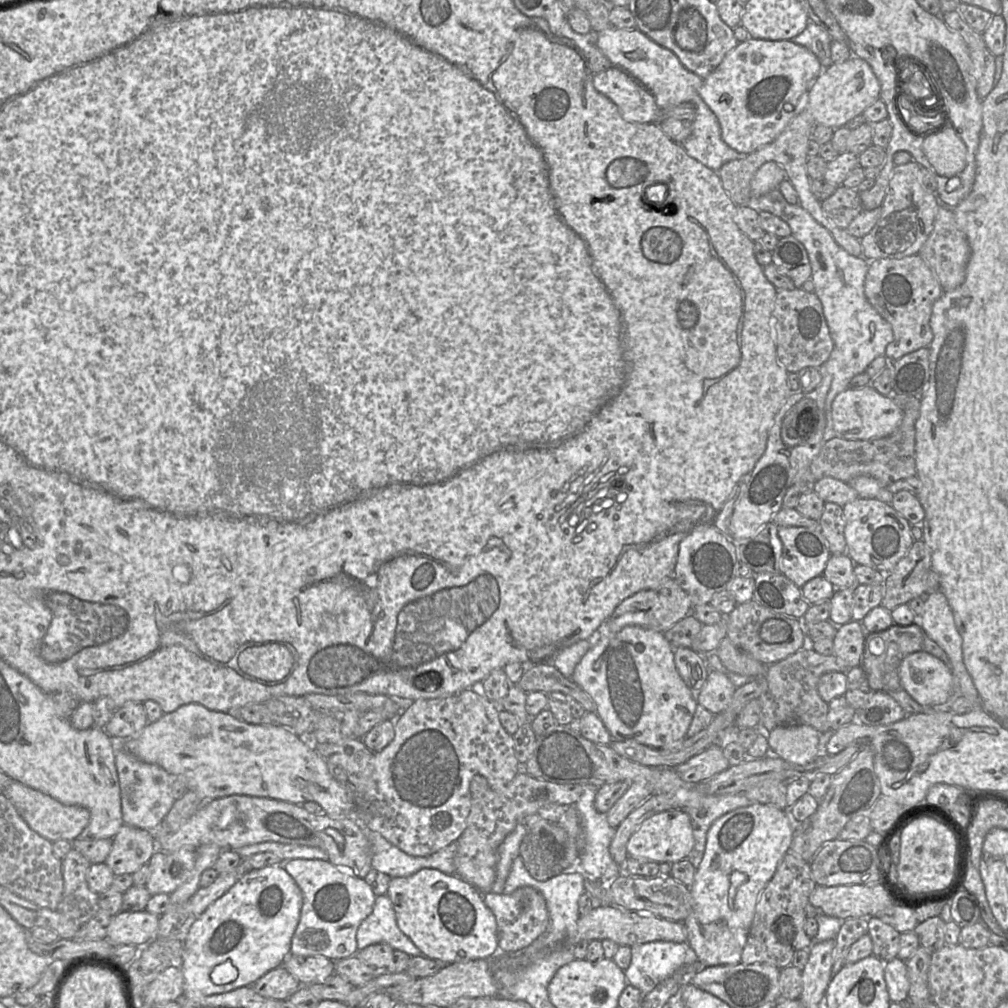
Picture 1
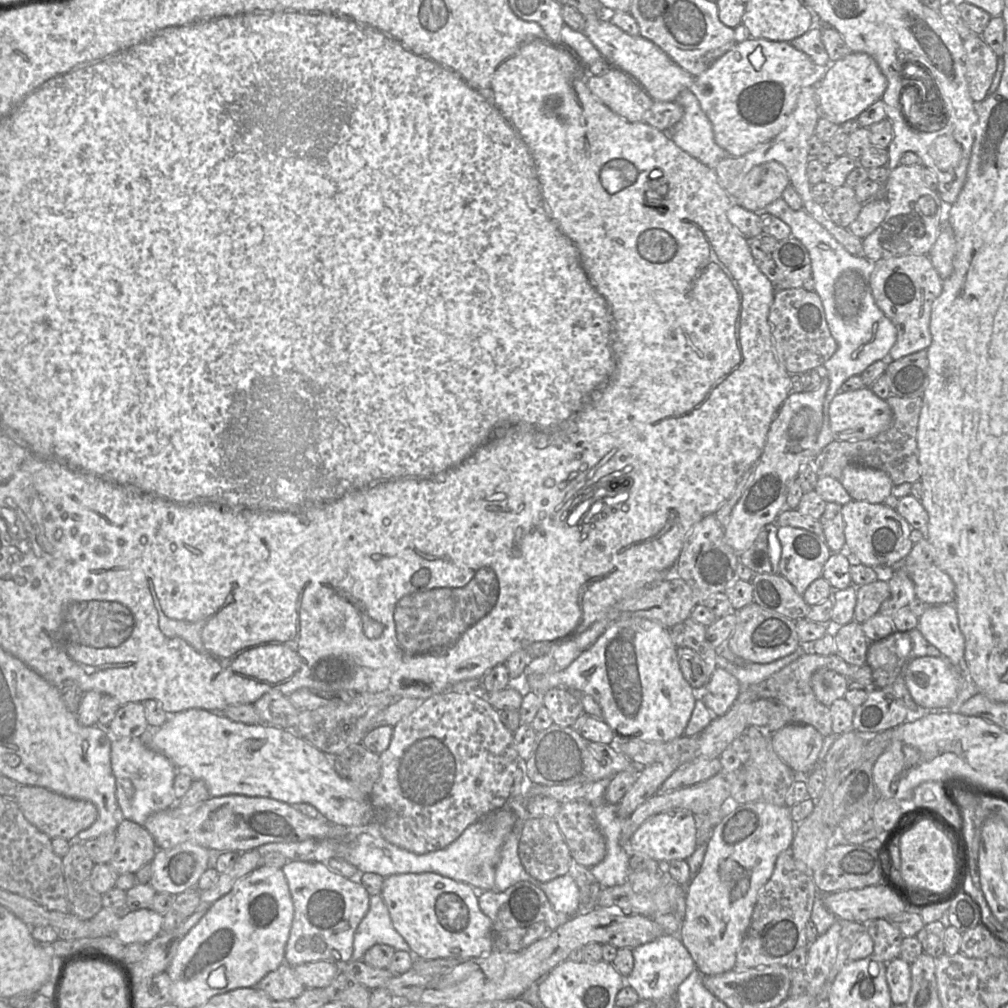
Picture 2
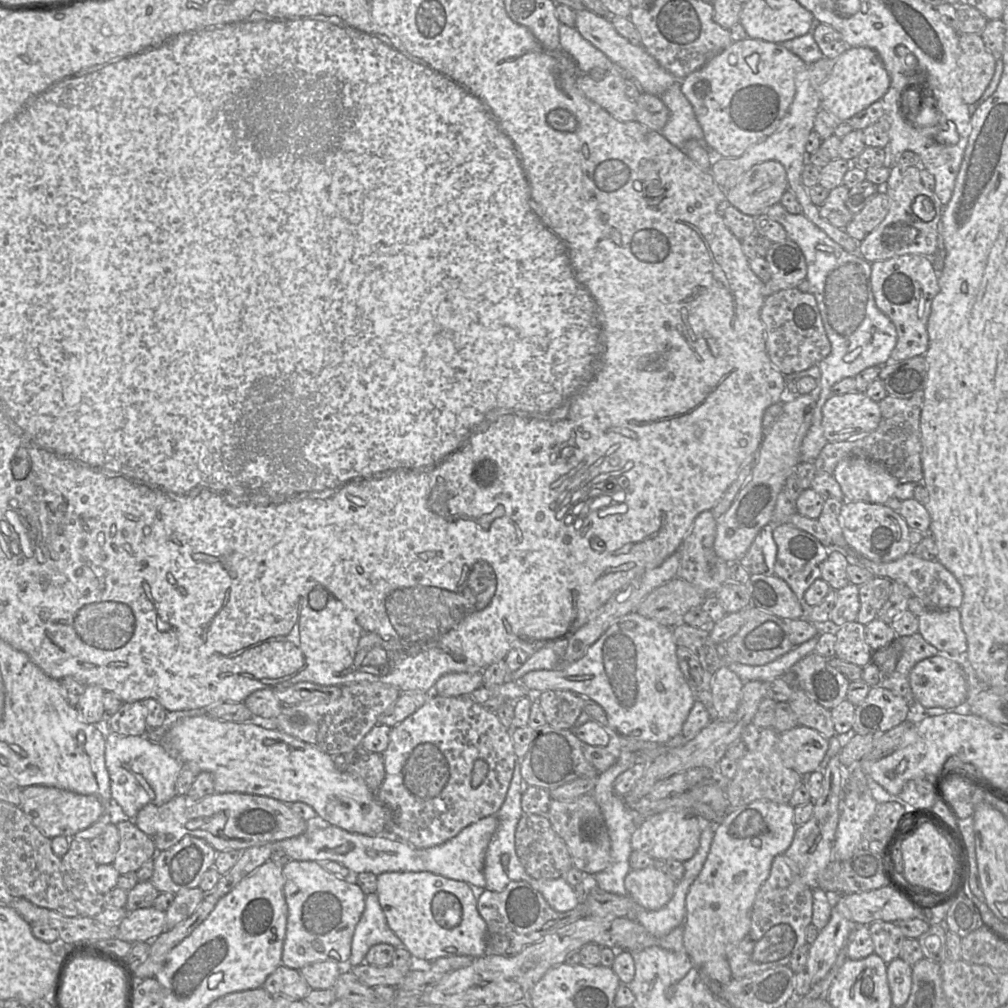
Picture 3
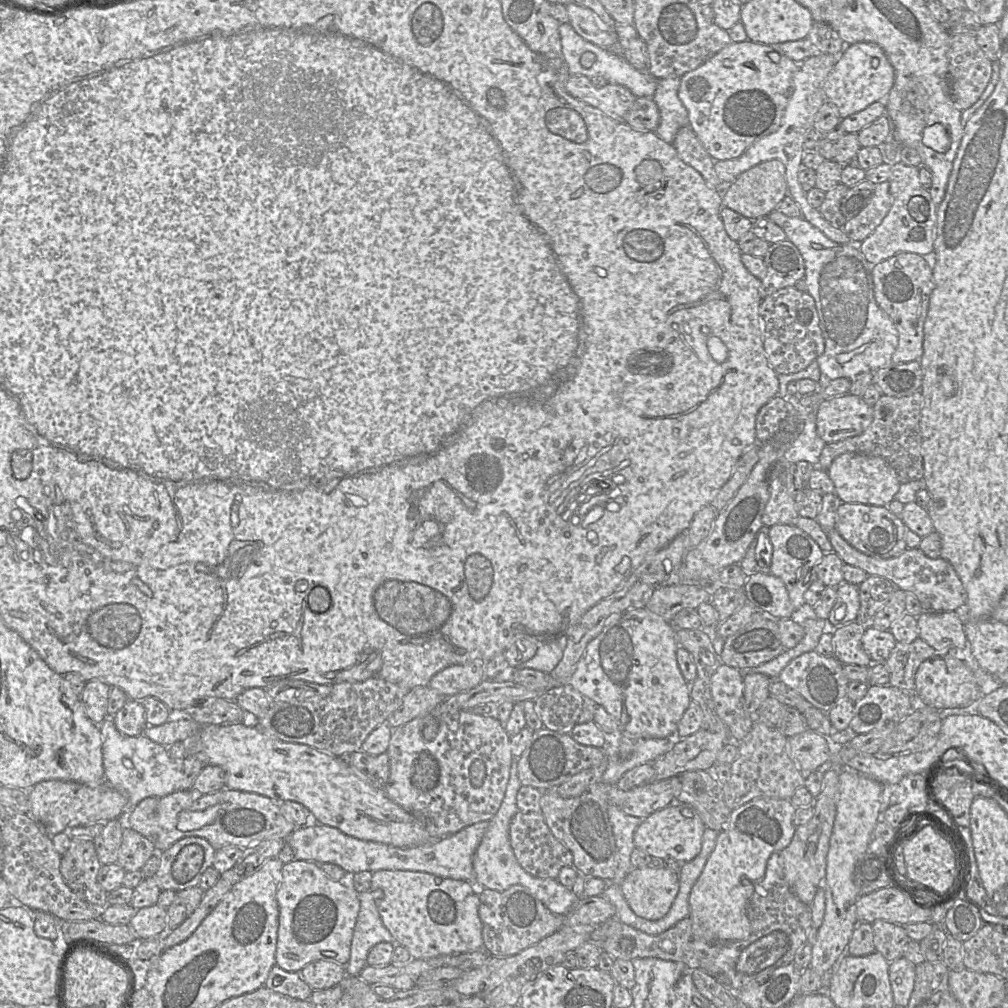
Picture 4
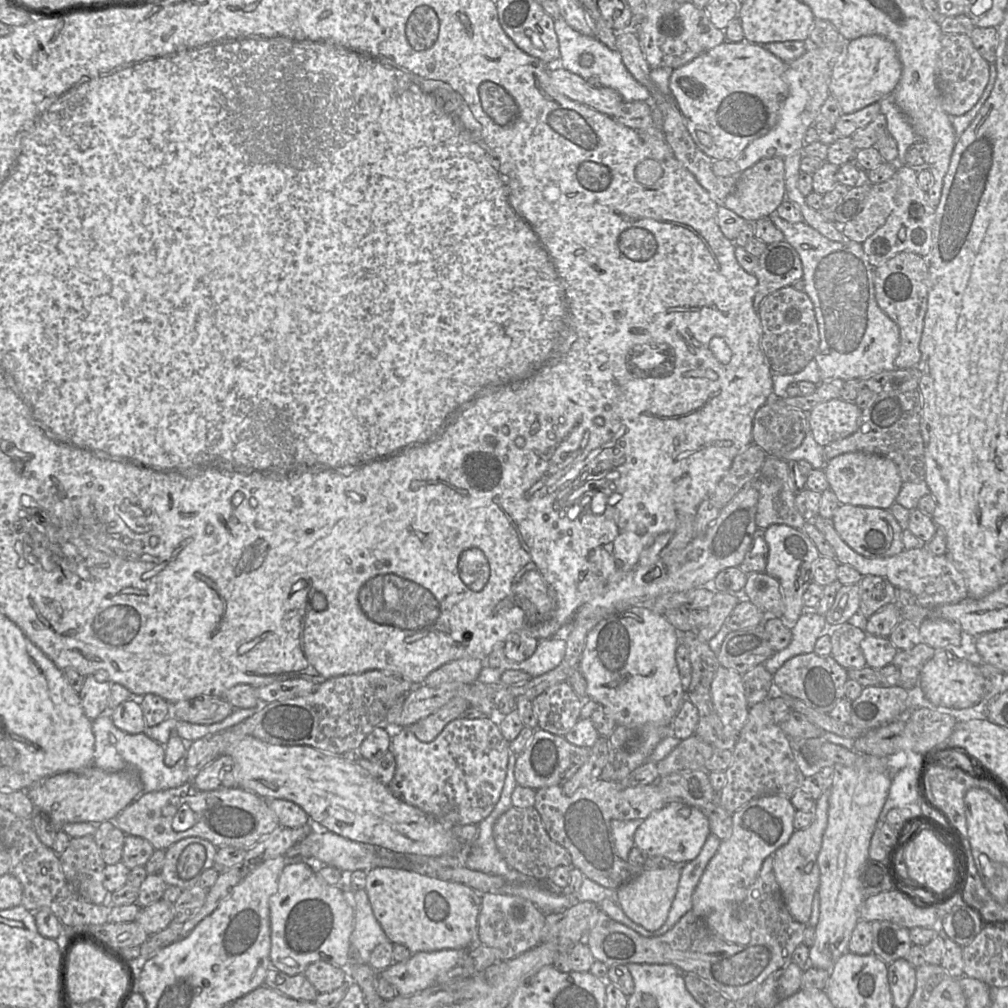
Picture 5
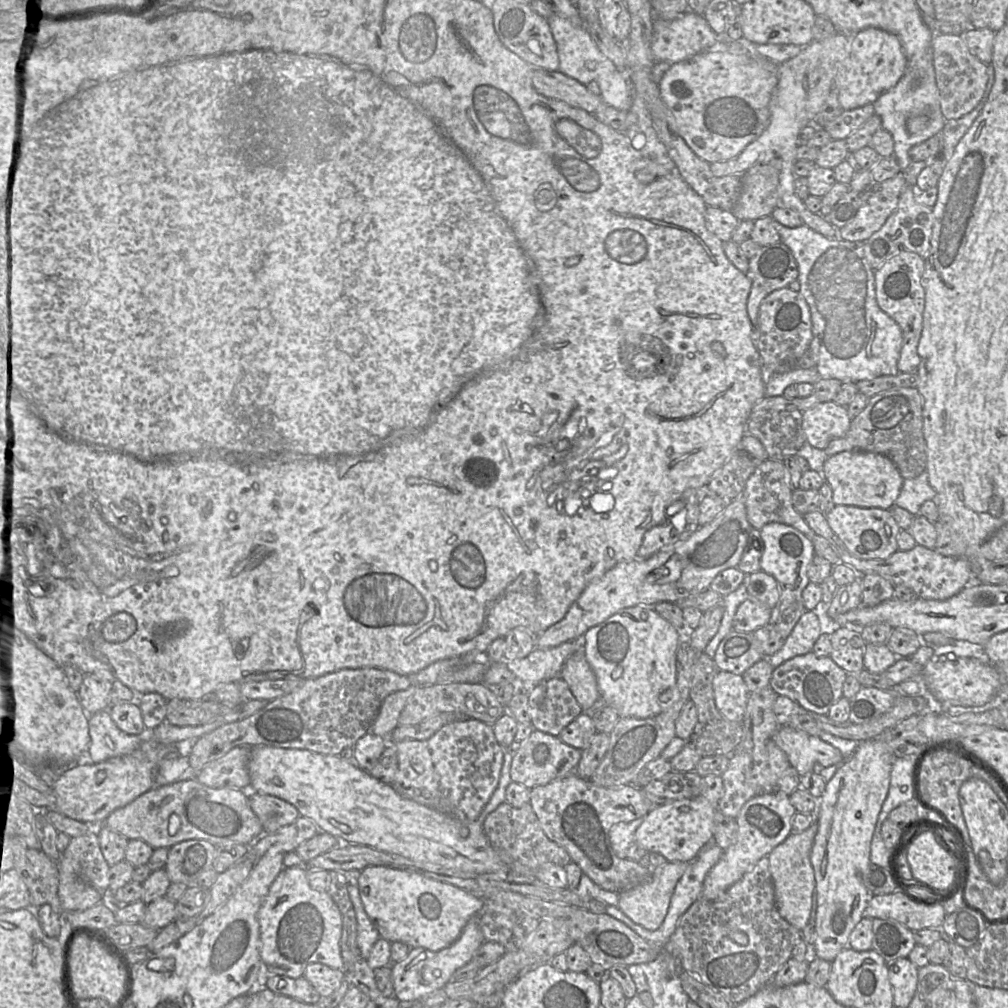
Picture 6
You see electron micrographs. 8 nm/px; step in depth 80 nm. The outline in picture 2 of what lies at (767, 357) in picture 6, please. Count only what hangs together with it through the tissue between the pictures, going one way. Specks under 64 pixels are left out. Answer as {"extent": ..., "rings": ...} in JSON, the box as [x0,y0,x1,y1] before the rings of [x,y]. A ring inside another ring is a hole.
{"extent":[768,287,837,375],"rings":[[[802,287],[776,290],[768,319],[777,357],[790,375],[821,369],[837,349],[821,299],[815,291],[807,291]]]}

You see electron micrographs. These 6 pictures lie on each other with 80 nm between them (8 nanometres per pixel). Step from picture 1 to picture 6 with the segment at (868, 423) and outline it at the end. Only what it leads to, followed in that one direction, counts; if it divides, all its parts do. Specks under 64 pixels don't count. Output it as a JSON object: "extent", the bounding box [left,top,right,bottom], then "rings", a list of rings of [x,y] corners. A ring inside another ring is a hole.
{"extent":[802,401,851,450],"rings":[[[833,401],[818,403],[802,412],[802,429],[806,442],[824,450],[831,440],[842,437],[851,419],[847,409]]]}

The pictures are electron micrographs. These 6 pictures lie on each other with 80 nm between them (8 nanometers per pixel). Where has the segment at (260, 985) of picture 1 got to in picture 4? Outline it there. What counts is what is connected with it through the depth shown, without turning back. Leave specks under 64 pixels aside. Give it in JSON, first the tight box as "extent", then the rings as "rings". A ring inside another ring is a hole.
{"extent":[265,965,313,1000],"rings":[[[277,965],[270,970],[265,987],[289,998],[309,1000],[313,990],[298,972],[287,972]]]}

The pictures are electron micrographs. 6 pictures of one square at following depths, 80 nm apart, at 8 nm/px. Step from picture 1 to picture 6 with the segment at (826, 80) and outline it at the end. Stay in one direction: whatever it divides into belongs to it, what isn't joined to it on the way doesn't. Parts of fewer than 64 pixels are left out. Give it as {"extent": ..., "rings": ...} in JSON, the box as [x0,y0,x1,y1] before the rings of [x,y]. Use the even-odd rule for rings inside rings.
{"extent":[833,28,907,110],"rings":[[[866,28],[851,36],[846,57],[837,65],[833,88],[843,110],[852,110],[873,104],[889,91],[904,75],[907,58],[899,39],[878,28]]]}

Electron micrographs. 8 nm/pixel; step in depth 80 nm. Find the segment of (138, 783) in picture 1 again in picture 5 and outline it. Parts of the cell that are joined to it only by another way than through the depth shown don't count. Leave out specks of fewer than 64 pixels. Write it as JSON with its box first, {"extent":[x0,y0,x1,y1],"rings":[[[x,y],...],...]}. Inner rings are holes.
{"extent":[92,714,189,793],"rings":[[[103,714],[92,720],[95,738],[93,765],[107,772],[137,770],[143,784],[143,792],[151,793],[177,788],[189,780],[185,755],[172,767],[164,763],[165,747],[150,739],[145,733],[128,734],[118,729],[109,714]]]}

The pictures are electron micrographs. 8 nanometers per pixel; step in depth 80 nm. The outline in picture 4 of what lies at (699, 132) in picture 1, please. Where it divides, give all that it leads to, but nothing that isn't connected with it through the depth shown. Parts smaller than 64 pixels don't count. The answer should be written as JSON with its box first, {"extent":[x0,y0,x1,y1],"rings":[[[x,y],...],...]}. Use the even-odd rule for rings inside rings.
{"extent":[652,77,689,144],"rings":[[[680,77],[657,79],[652,98],[660,113],[660,122],[655,133],[672,144],[680,128],[689,126],[688,112],[678,97]]]}

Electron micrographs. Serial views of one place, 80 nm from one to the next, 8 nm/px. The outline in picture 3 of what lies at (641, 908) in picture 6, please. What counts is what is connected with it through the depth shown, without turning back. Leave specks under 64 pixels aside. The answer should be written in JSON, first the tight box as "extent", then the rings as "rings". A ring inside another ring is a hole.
{"extent":[624,867,676,911],"rings":[[[655,867],[630,870],[624,879],[628,895],[642,908],[656,911],[673,897],[676,881]]]}

